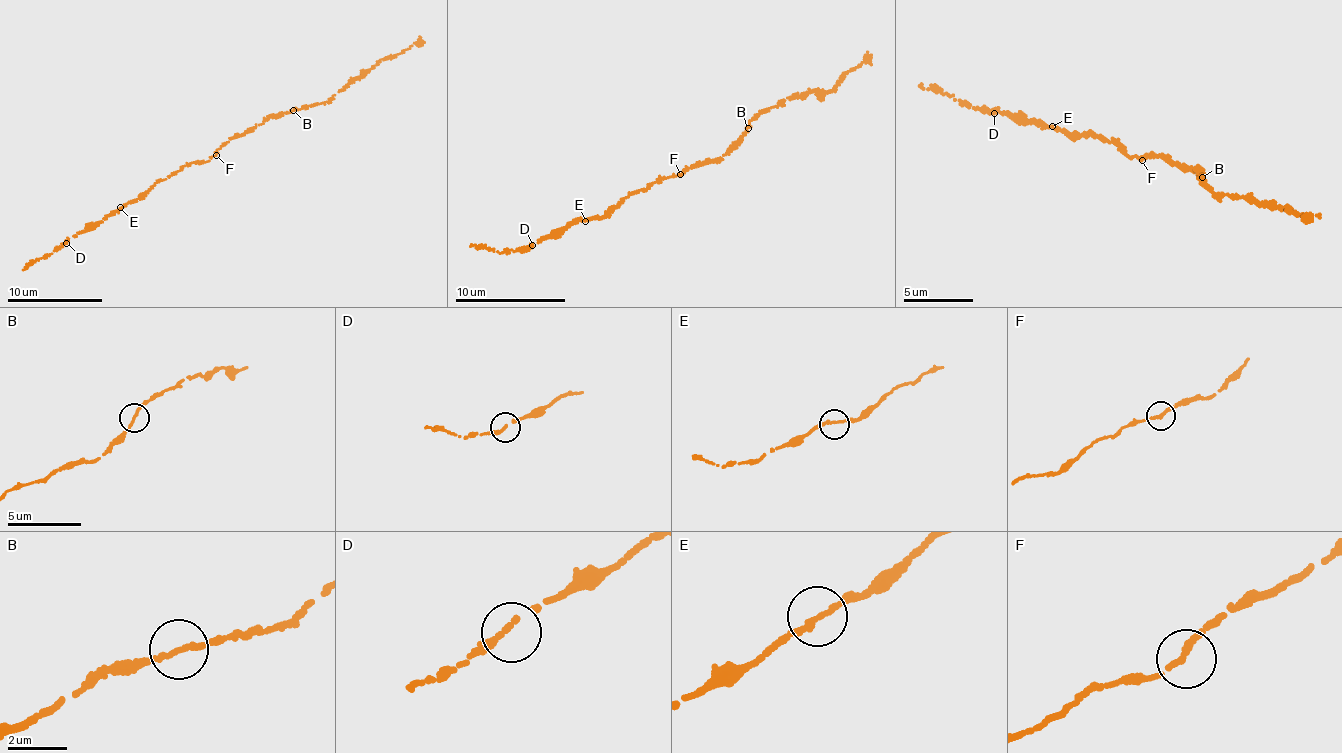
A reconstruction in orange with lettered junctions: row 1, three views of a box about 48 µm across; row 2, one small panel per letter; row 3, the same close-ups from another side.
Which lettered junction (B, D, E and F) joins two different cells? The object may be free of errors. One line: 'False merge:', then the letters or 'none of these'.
False merge: none of these

